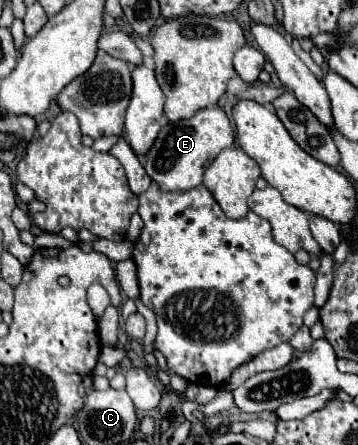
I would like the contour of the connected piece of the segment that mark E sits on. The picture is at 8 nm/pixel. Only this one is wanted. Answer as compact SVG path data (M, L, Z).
M219 106L203 108L189 120L171 122L161 128L155 144L145 154L145 172L147 176L165 192L183 192L201 184L207 166L217 158L223 148L233 146L235 132Z

